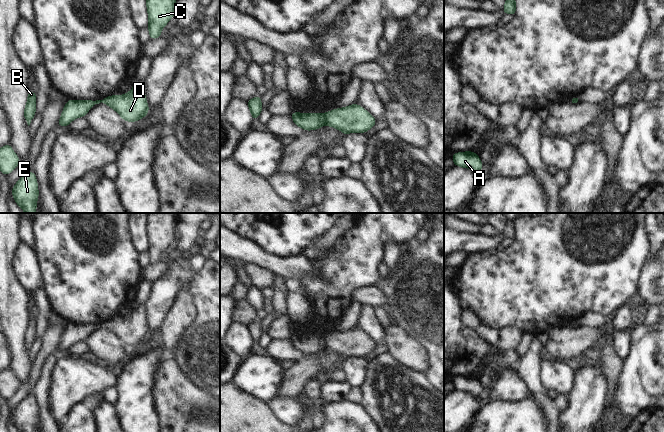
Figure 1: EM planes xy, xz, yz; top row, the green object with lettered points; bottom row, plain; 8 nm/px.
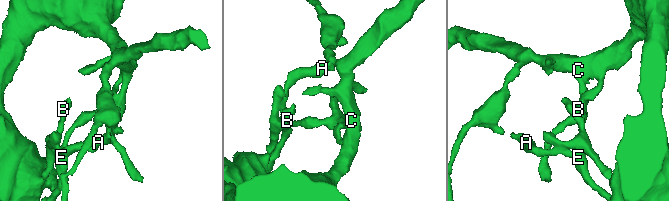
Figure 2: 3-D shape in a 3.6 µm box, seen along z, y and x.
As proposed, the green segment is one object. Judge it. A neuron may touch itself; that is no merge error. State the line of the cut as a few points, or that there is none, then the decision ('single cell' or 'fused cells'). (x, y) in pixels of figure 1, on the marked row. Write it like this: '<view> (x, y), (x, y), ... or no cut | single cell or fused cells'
xz (324, 114), (326, 124) | fused cells

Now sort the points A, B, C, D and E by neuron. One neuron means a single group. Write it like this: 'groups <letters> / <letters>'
groups A E / B C D

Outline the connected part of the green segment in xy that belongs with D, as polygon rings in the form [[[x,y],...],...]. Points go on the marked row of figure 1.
[[[144,80],[133,85],[133,88],[123,95],[111,95],[101,100],[102,103],[114,109],[124,121],[136,122],[147,116],[149,112],[145,97]]]

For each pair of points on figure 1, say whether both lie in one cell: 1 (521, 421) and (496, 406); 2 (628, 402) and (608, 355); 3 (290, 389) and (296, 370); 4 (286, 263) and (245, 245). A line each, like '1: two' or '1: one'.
1: one
2: two
3: one
4: one

